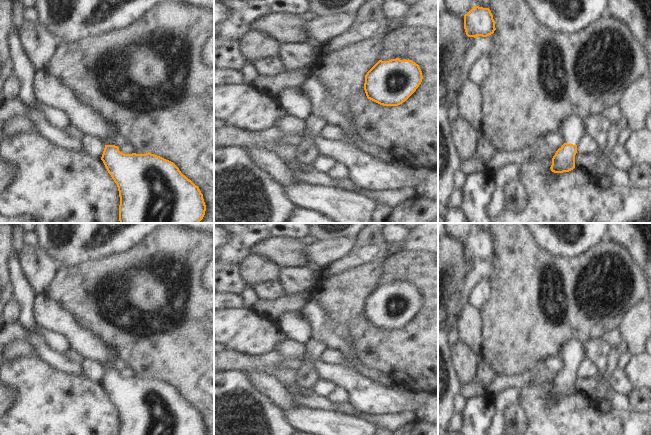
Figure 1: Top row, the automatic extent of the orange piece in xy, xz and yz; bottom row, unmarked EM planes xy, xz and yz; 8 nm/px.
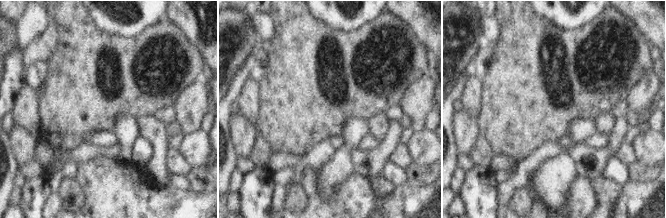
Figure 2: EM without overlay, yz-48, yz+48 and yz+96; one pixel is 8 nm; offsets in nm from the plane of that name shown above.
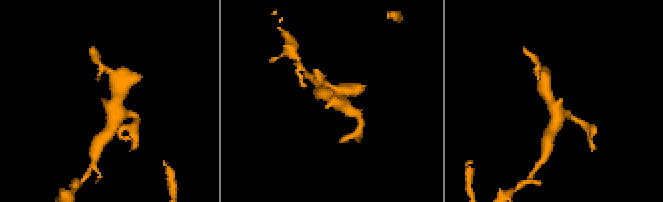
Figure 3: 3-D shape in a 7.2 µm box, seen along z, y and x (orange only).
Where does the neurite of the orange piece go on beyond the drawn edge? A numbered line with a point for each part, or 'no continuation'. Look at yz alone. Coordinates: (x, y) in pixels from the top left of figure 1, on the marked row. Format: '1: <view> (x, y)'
1: yz (572, 129)

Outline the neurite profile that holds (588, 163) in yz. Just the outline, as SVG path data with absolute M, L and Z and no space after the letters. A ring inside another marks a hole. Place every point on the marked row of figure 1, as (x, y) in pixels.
M615 122L611 123L611 130L606 139L605 146L600 150L597 150L592 153L580 154L576 153L575 155L575 168L583 171L586 174L591 175L593 178L598 176L598 165L603 159L603 155L607 152L611 153L614 146L618 142L619 129Z

